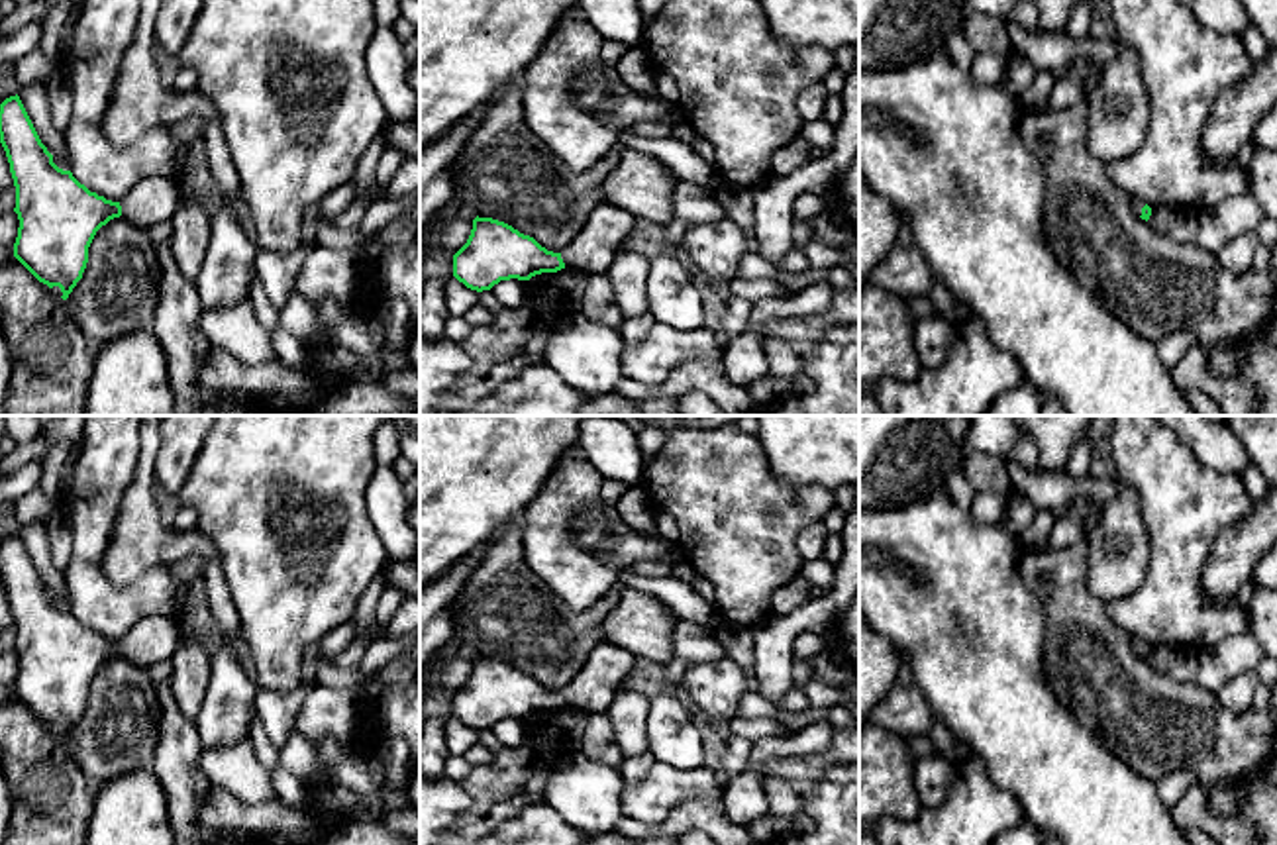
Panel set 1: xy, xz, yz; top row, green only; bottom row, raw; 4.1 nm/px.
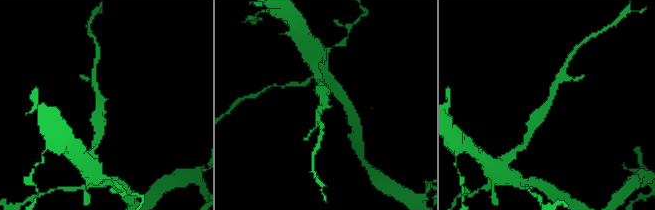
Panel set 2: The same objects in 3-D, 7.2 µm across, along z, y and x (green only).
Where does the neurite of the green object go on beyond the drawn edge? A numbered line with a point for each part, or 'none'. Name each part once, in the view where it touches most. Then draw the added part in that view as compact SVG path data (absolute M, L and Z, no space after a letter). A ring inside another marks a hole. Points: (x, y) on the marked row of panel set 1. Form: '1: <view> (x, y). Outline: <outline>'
1: xy (155, 198). Outline: M147 176L122 202L122 218L149 227L173 218L182 196L179 178Z

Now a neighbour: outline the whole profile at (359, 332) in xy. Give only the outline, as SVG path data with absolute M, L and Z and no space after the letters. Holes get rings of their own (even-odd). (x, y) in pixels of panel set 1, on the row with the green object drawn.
M324 298L320 316L333 329L333 339L347 351L371 359L384 345L384 329L373 312L351 312L333 298Z

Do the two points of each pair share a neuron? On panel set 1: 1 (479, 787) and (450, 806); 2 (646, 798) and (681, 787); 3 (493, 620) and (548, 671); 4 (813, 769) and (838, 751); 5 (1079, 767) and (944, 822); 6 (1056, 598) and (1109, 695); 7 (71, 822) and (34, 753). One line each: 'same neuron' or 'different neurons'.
1: different neurons
2: same neuron
3: same neuron
4: same neuron
5: different neurons
6: same neuron
7: same neuron

